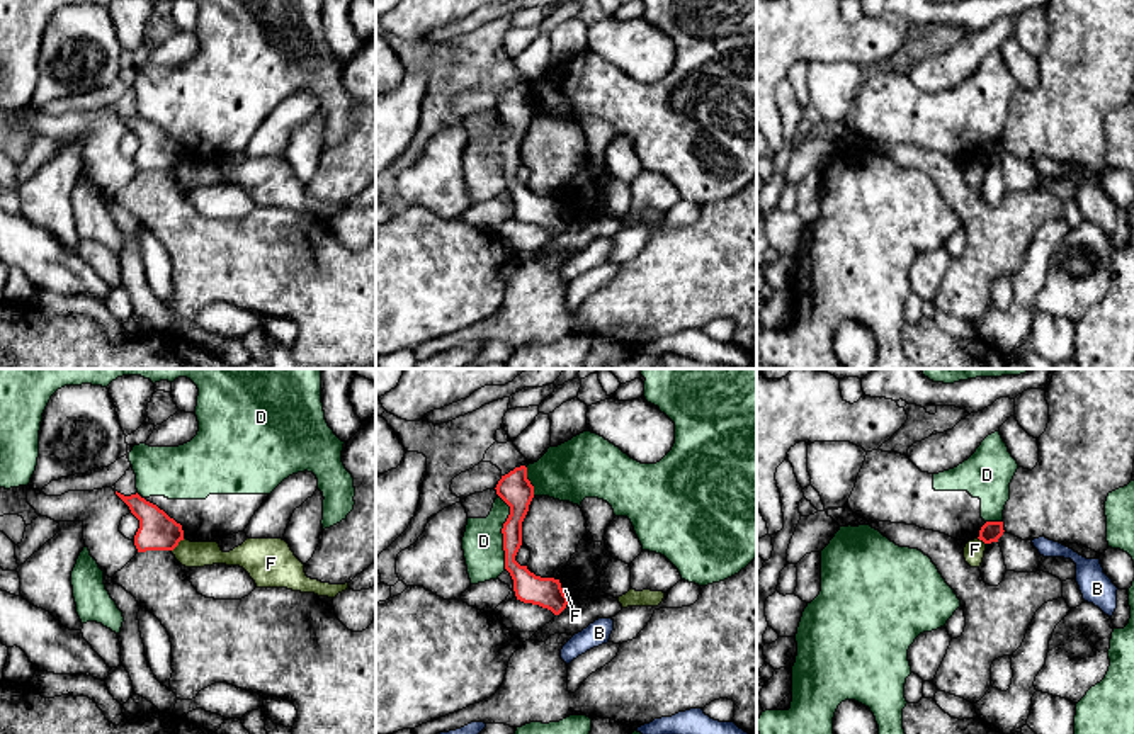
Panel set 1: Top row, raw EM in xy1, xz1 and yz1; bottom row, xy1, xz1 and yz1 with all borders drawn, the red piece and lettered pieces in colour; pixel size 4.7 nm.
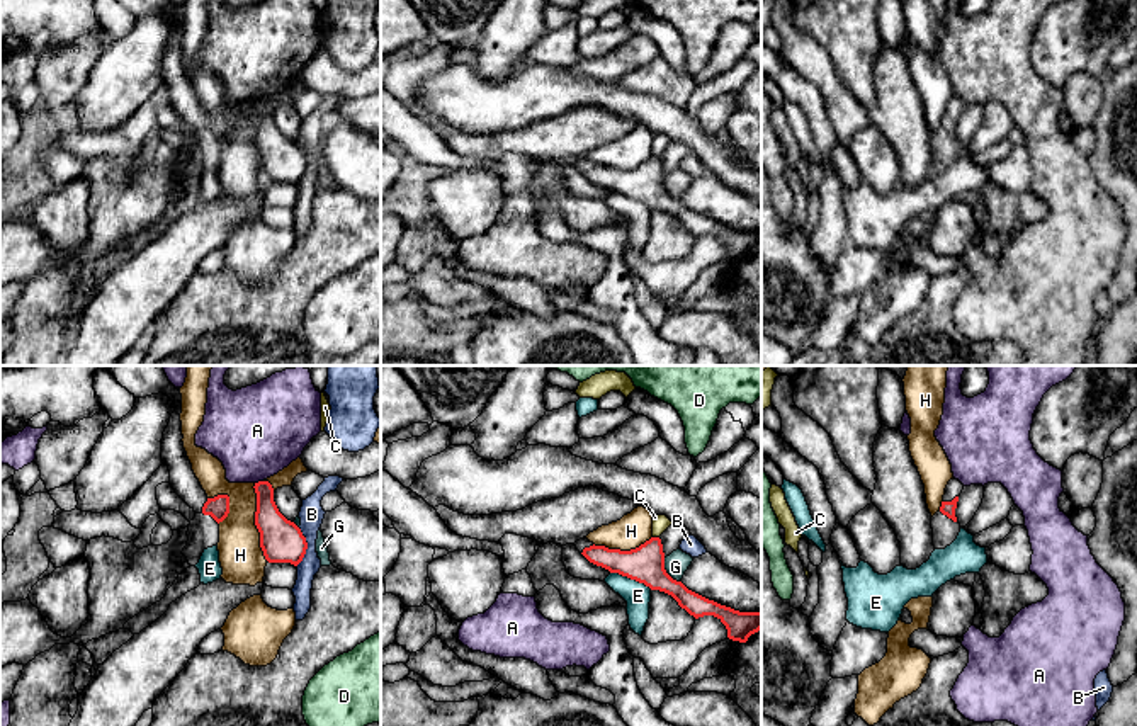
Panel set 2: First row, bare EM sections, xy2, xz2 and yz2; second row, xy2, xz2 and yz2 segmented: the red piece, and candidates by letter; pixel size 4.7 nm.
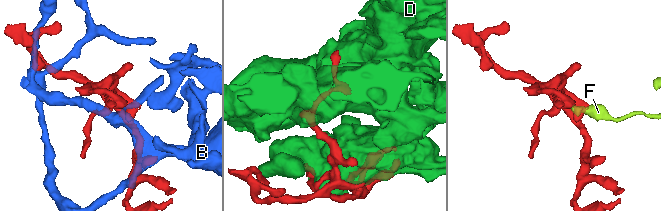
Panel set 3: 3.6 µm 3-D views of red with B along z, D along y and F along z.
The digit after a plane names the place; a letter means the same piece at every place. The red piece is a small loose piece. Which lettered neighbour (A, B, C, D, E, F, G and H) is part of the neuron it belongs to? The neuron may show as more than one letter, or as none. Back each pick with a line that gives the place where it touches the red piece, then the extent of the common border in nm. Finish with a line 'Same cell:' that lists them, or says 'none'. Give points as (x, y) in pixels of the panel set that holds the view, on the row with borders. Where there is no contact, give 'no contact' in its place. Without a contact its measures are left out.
Same cell: none

